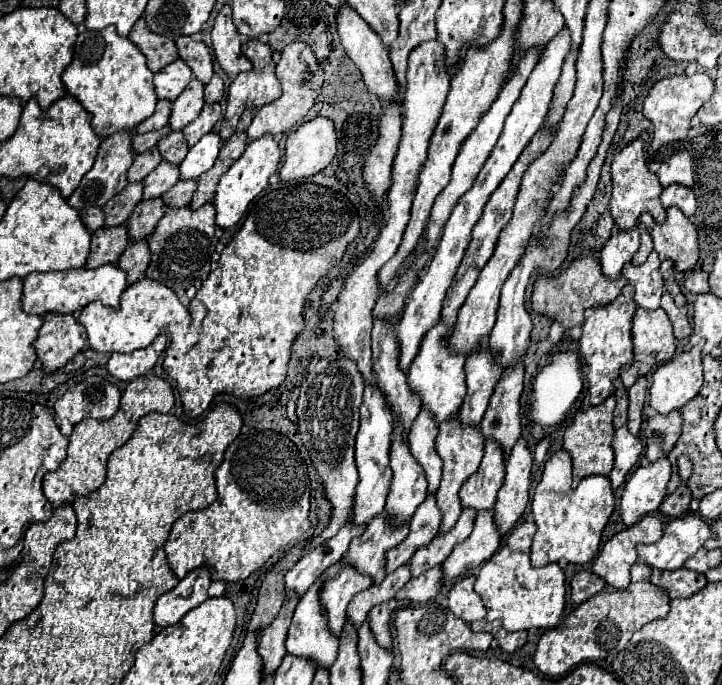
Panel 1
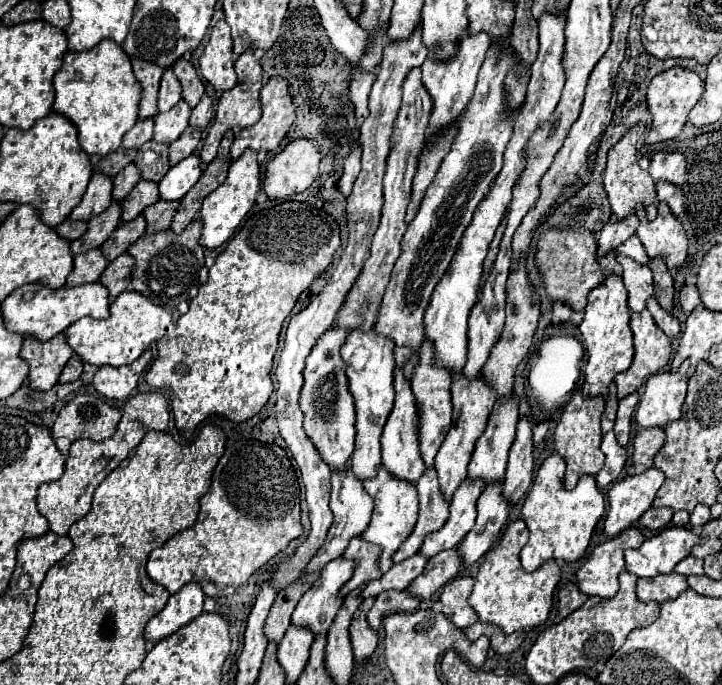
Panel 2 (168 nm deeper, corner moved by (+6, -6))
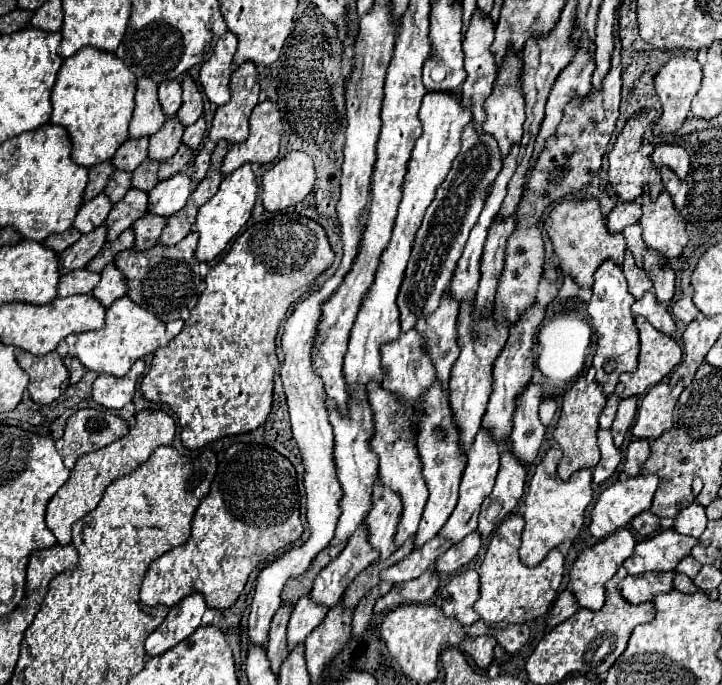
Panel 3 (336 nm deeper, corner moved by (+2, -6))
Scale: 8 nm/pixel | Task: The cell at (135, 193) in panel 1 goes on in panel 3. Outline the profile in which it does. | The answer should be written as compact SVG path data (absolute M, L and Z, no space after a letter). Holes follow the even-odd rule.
M102 225L102 227L94 229L94 231L90 231L88 235L82 235L72 247L68 247L68 249L60 255L60 265L62 265L62 261L64 261L66 255L74 255L74 259L72 259L72 263L70 263L68 269L70 269L70 271L74 271L74 269L84 269L86 263L104 247L104 243L106 243L106 227Z

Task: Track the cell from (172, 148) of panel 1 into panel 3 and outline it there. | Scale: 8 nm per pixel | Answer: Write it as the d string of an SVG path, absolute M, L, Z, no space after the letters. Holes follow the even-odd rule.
M146 159L146 161L140 165L140 169L136 169L136 171L132 173L132 187L148 193L148 191L158 183L158 179L156 179L158 165L160 165L158 161Z

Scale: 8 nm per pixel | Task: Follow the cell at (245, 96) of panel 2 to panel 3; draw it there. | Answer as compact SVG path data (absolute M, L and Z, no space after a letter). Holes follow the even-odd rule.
M246 61L244 65L236 67L236 71L230 75L230 95L232 95L230 101L226 105L222 105L222 107L216 109L214 119L212 119L212 127L208 131L208 137L204 139L202 147L198 149L198 153L194 157L194 171L190 175L190 179L194 183L198 183L206 175L206 171L210 167L210 155L212 155L212 151L214 151L214 147L216 147L218 141L224 139L224 141L230 141L230 143L238 143L238 141L244 141L248 137L248 119L250 119L250 113L256 107L258 95L260 95L258 73L256 73L256 67L254 67L252 61Z

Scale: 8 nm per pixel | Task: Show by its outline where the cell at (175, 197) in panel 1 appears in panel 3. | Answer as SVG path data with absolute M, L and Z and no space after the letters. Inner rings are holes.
M146 213L144 217L140 217L138 221L134 221L132 229L134 229L134 251L146 251L150 247L154 247L158 243L158 237L162 233L166 225L166 219L164 217L156 217L156 215L150 215Z

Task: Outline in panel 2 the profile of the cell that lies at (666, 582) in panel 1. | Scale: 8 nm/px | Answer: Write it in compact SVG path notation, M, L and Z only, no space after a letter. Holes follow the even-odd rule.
M668 573L668 575L658 575L652 579L638 579L636 595L640 601L668 601L676 599L682 591L688 589L686 577L678 573Z

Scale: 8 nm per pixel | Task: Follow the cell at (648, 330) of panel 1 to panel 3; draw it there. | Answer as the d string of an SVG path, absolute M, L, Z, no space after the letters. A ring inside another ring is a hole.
M636 317L636 327L640 331L640 361L636 371L620 375L624 383L620 397L642 395L646 389L660 383L682 359L682 349L670 335L656 331L644 317Z

